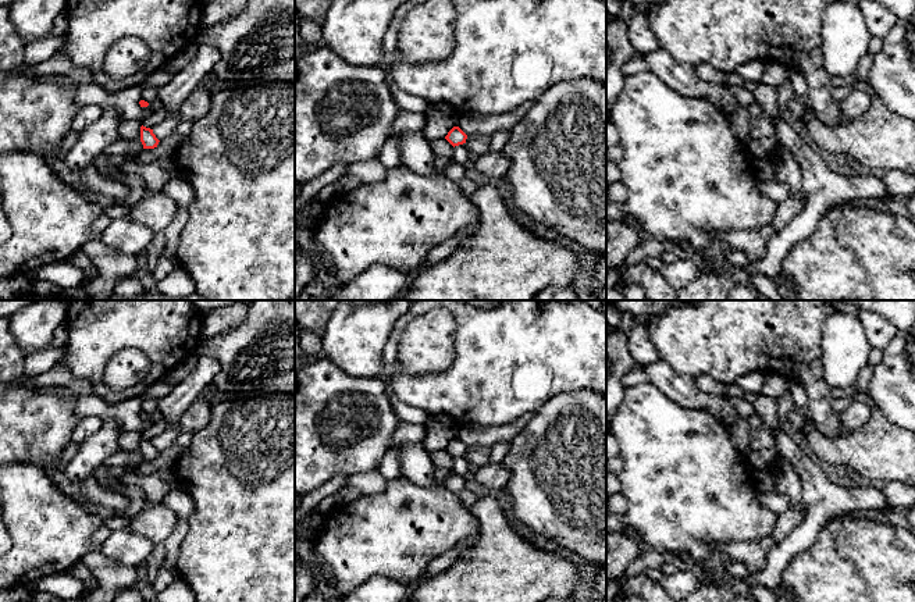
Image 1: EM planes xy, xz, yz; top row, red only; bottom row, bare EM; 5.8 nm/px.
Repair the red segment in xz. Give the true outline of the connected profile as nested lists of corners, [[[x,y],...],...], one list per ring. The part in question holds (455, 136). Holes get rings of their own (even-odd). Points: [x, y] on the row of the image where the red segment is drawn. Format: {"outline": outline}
{"outline": [[[453,127],[445,139],[455,147],[466,143],[467,135],[459,127]]]}

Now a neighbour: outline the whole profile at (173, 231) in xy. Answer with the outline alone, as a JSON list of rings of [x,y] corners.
[[[179,207],[171,222],[164,229],[164,252],[178,260],[179,236],[189,218],[188,209]]]

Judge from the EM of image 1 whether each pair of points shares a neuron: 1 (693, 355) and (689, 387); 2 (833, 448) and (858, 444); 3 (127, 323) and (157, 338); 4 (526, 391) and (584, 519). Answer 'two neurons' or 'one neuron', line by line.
1: two neurons
2: one neuron
3: one neuron
4: two neurons

